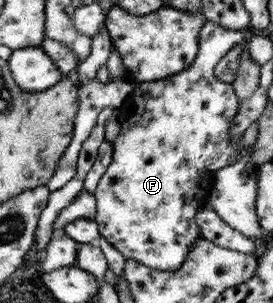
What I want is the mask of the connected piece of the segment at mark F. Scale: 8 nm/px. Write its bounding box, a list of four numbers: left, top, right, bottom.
[95,21,254,271]

